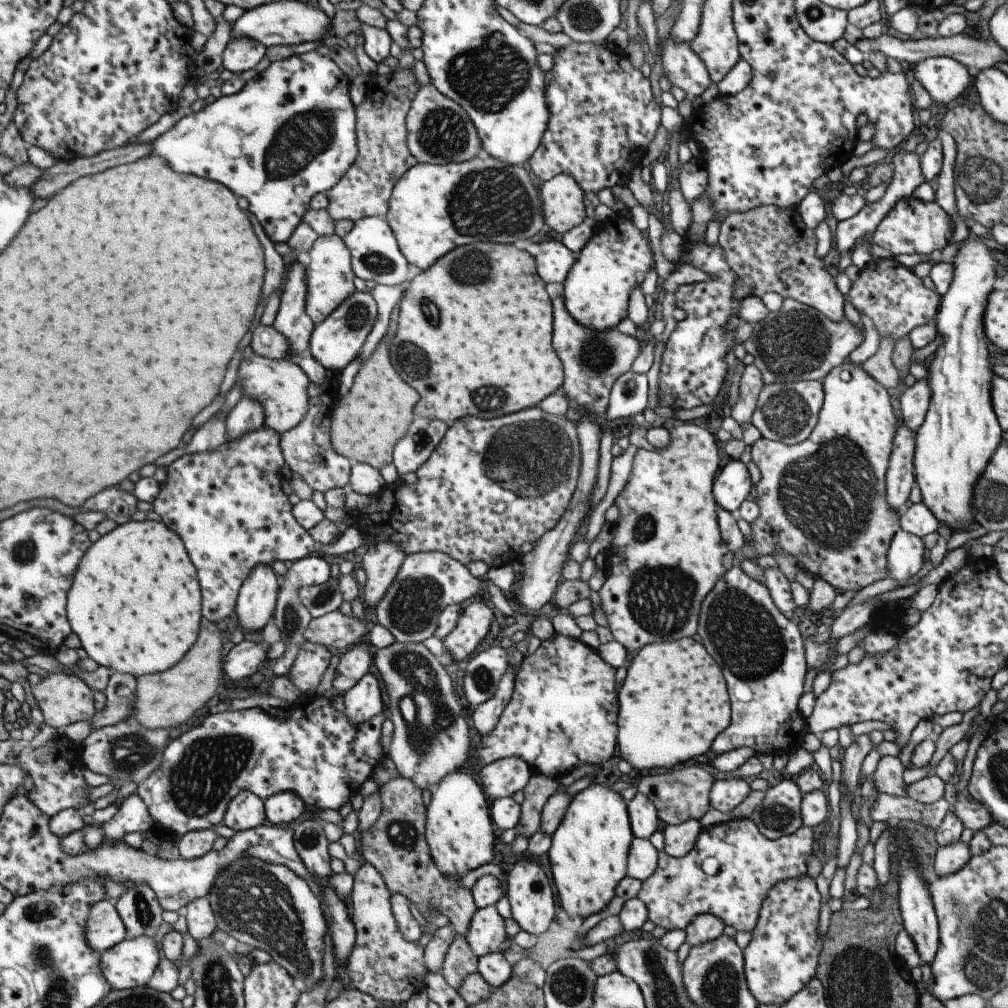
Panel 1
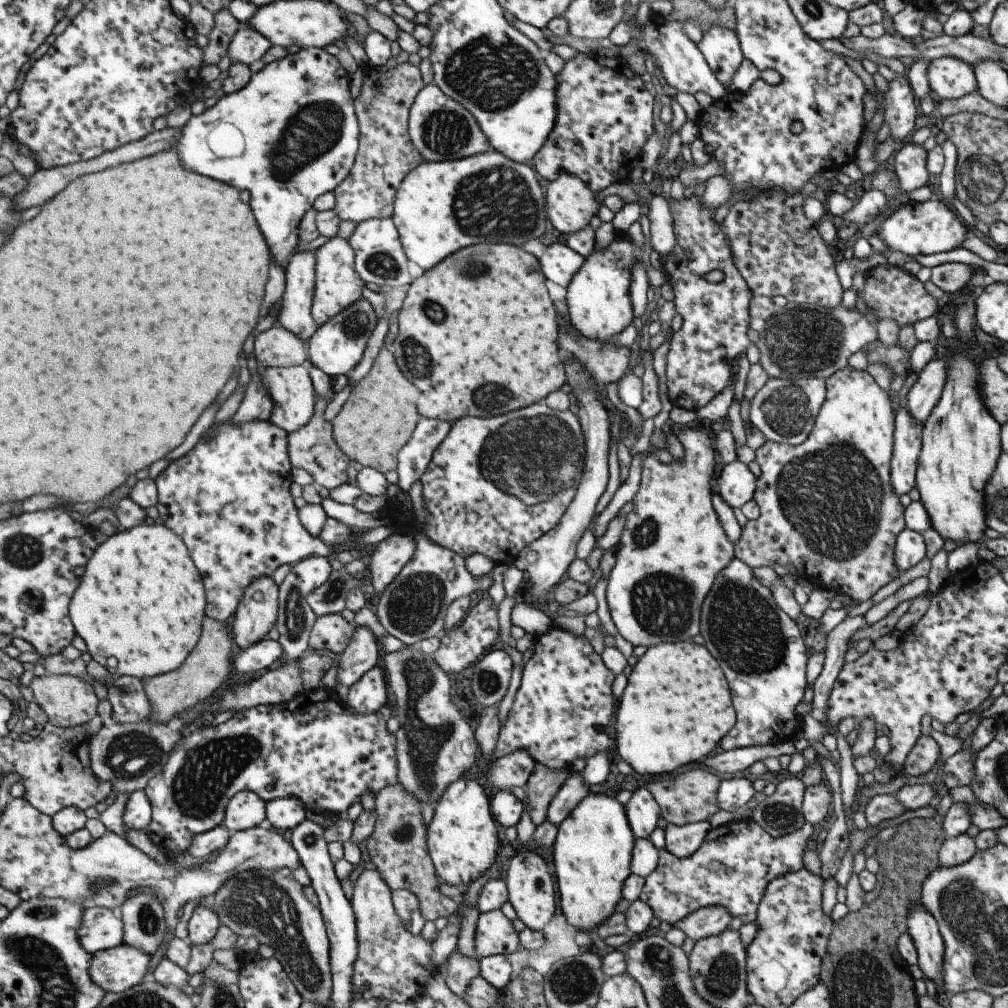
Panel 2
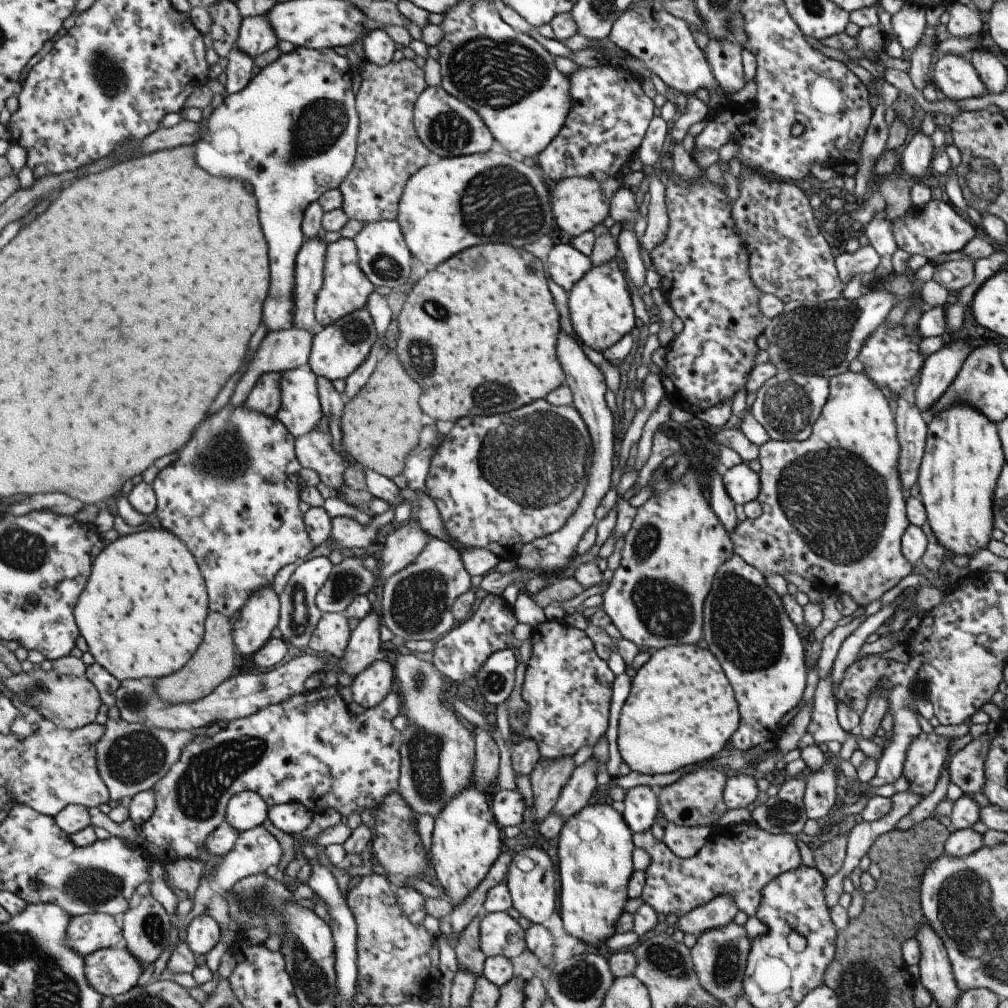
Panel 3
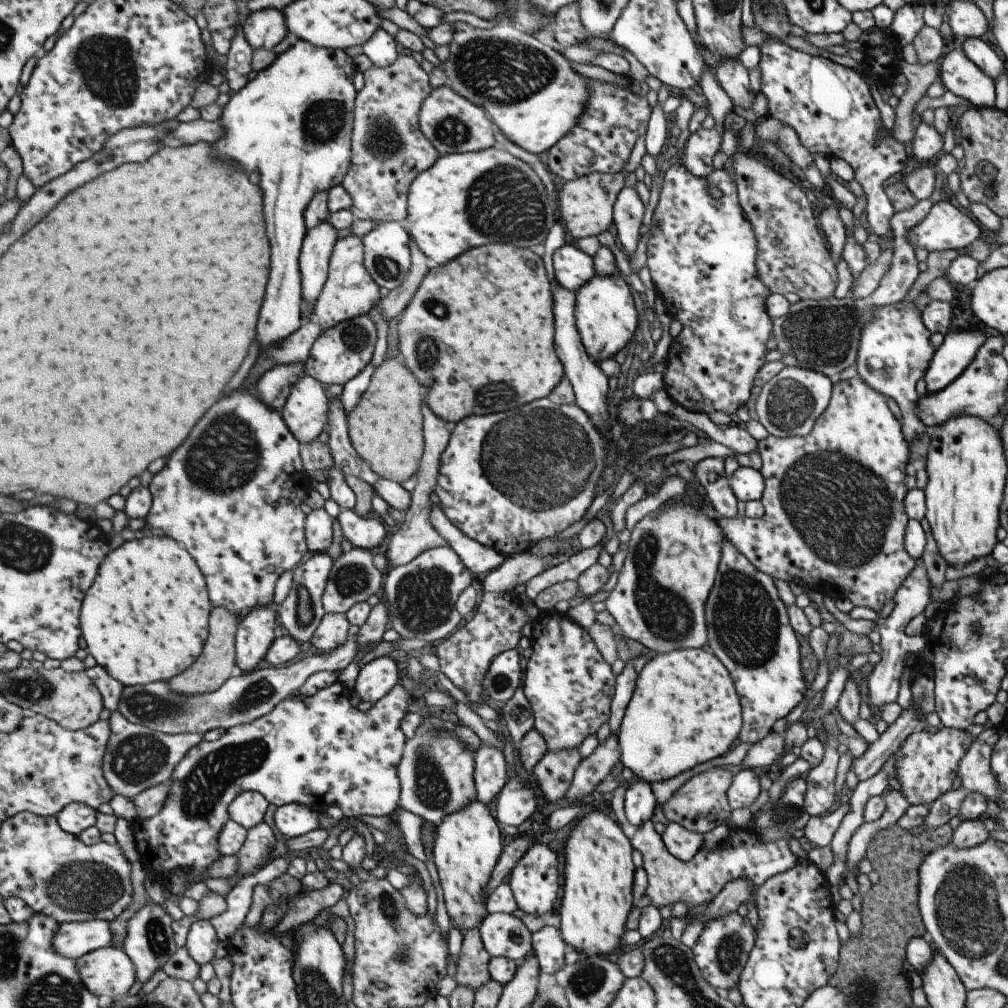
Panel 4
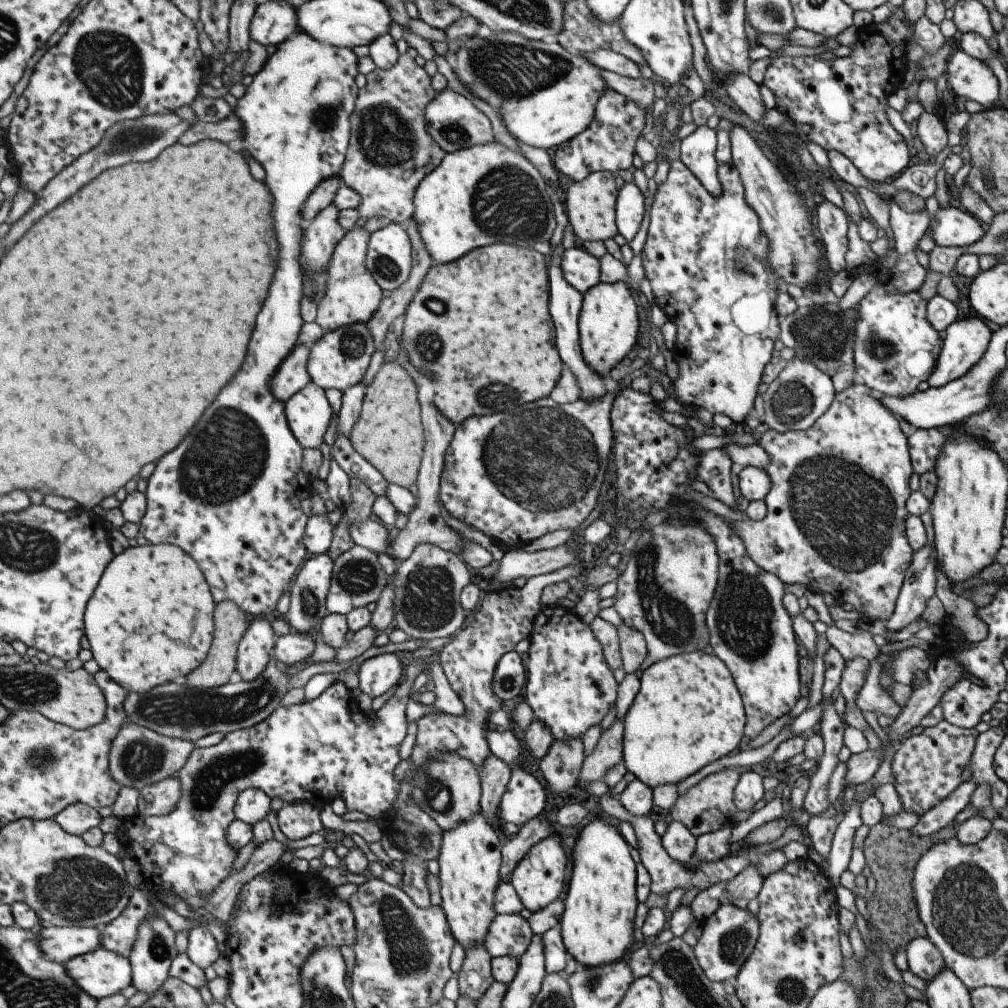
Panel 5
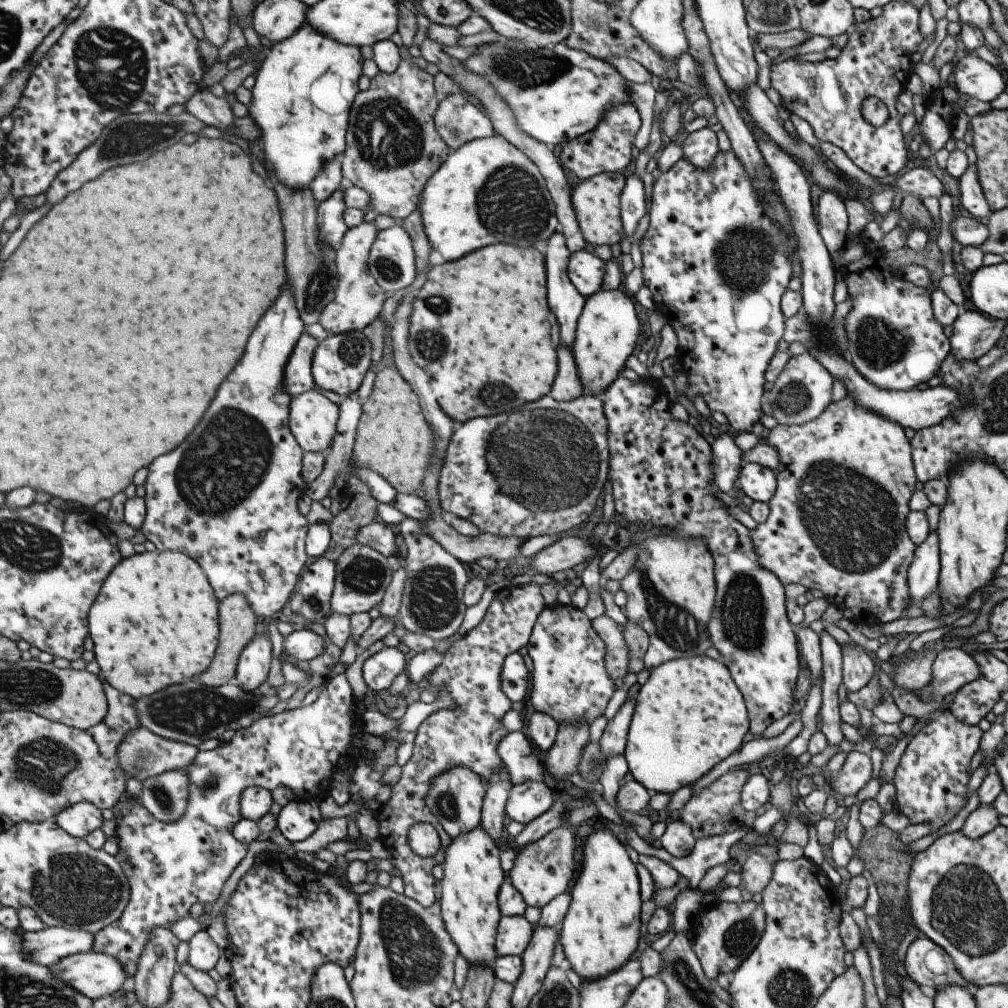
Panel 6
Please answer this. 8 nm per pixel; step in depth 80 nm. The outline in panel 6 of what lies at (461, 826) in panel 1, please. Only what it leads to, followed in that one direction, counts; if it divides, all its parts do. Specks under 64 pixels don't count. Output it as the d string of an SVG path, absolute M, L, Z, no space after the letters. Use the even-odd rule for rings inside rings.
M479 826L462 833L450 841L444 852L444 861L440 864L443 877L437 884L437 901L440 906L445 930L449 933L458 954L461 954L469 965L483 965L488 969L494 967L495 959L499 958L494 947L496 926L501 916L497 908L497 895L506 876L500 867L500 844L492 841Z

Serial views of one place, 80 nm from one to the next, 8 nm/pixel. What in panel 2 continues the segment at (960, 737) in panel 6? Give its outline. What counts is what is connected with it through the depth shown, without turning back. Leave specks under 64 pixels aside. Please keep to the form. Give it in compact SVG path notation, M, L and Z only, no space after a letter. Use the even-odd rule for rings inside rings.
M919 736L903 762L901 773L921 776L933 768L940 757L939 746L931 736Z

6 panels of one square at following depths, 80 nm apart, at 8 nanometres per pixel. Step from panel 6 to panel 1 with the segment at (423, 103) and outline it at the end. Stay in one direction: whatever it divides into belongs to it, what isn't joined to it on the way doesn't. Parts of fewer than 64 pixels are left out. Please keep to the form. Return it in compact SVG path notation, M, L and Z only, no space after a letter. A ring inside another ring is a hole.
M411 69L396 70L389 75L382 78L382 74L372 73L368 77L366 83L367 95L364 100L358 105L354 106L354 115L356 118L356 155L353 164L347 169L347 172L339 179L339 182L332 186L326 195L328 198L328 205L325 210L333 220L356 220L367 217L385 217L391 190L395 182L403 172L416 164L415 158L407 152L405 144L405 116L411 106L411 100L415 96L415 92L420 88L417 78L413 76Z

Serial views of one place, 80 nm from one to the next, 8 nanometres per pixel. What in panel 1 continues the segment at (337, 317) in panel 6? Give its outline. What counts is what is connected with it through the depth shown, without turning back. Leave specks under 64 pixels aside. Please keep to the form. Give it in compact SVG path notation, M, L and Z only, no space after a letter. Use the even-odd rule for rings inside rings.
M337 235L317 237L306 253L306 297L305 312L314 326L337 308L356 290L353 287L353 271L350 267L350 250L344 240Z

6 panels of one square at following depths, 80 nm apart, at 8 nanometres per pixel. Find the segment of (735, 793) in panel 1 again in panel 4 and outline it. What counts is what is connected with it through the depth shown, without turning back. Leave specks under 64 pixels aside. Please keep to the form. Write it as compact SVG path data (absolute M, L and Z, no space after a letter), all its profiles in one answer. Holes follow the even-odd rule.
M746 769L732 776L731 784L726 791L726 798L732 810L751 806L759 793L758 777L751 769Z

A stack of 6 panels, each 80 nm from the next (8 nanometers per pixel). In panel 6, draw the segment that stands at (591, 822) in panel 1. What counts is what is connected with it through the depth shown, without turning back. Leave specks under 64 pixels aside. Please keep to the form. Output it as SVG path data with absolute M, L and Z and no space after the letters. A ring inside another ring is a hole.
M606 828L595 829L584 842L583 860L578 878L571 886L571 902L569 908L559 923L558 941L564 958L570 968L580 976L582 981L591 981L610 975L622 964L625 964L637 948L639 942L640 922L640 888L633 861L627 857L625 844L619 843L618 838L609 833Z

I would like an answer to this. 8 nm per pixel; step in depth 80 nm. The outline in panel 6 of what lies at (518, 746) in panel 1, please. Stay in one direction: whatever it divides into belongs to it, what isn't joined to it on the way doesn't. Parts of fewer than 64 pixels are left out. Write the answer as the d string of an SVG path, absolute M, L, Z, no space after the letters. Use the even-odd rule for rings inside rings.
M557 602L545 605L533 623L525 650L533 664L533 671L530 673L529 693L525 704L530 703L535 711L552 716L558 726L561 723L590 724L597 716L603 714L615 688L613 680L607 676L604 667L605 645L582 610Z

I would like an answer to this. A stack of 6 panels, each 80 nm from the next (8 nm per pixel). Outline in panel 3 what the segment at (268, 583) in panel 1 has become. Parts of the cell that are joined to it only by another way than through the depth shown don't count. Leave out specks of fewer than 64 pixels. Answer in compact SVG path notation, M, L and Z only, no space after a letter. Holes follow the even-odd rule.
M271 584L263 586L261 590L255 590L245 604L239 608L238 616L235 617L231 628L233 645L243 659L249 659L251 654L255 654L265 642L271 637L271 631L278 624L279 602L278 596L273 592Z

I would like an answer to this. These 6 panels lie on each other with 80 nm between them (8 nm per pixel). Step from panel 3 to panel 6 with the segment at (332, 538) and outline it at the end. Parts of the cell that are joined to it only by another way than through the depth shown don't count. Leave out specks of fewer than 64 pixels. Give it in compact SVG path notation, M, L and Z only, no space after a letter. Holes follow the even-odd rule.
M379 520L361 527L355 535L356 542L376 550L380 555L391 556L399 547L398 536L395 536L389 525Z

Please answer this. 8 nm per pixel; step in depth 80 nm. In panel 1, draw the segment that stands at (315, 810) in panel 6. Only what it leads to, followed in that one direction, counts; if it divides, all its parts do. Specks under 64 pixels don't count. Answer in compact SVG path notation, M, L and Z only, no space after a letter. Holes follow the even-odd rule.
M277 792L263 800L264 816L268 824L283 825L297 820L307 810L299 796L293 792Z

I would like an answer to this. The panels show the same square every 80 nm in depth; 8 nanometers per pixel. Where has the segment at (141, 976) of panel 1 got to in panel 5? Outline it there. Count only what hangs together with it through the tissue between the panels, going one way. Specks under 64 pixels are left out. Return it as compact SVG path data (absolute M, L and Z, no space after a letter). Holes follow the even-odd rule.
M101 947L71 957L62 965L70 980L95 1000L118 993L131 984L129 961Z

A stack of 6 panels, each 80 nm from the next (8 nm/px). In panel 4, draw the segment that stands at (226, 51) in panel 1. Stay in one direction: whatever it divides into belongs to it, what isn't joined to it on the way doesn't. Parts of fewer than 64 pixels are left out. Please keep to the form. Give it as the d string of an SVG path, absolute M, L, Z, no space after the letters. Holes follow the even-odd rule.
M265 8L250 13L242 21L241 30L251 50L270 50L287 34L283 12L277 8Z

